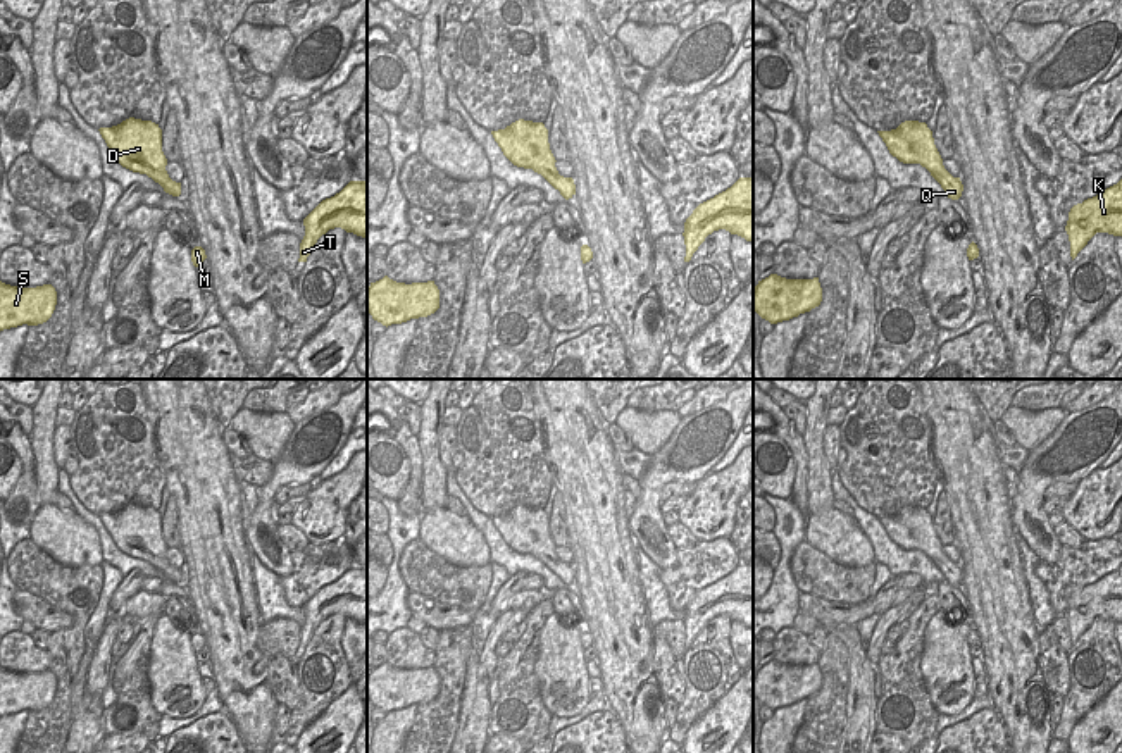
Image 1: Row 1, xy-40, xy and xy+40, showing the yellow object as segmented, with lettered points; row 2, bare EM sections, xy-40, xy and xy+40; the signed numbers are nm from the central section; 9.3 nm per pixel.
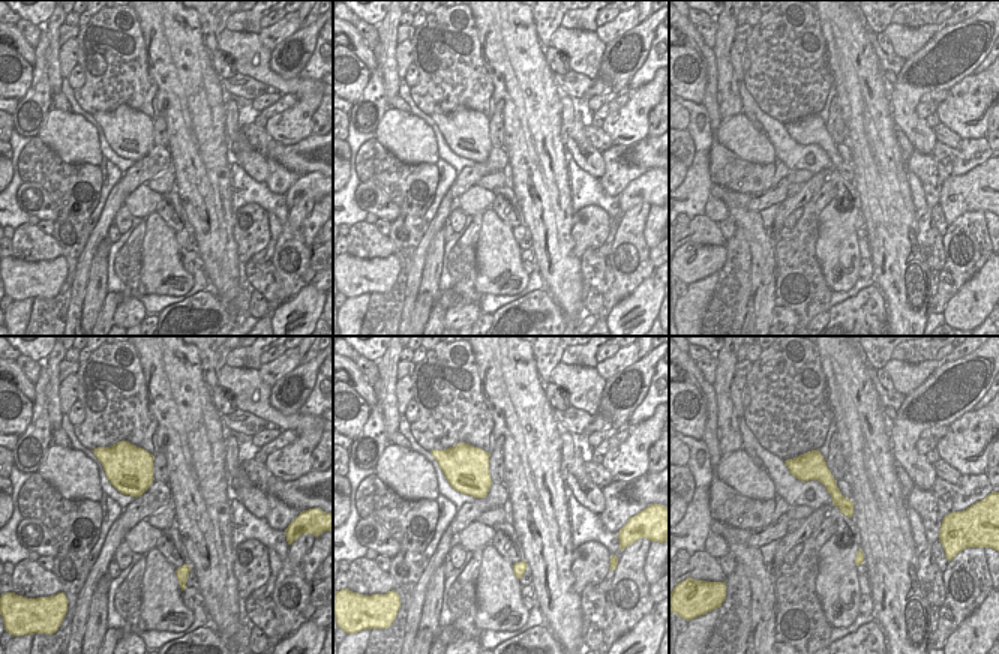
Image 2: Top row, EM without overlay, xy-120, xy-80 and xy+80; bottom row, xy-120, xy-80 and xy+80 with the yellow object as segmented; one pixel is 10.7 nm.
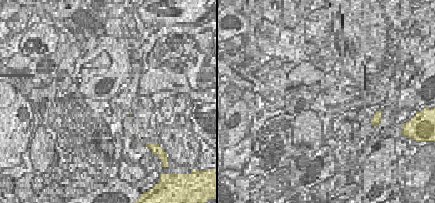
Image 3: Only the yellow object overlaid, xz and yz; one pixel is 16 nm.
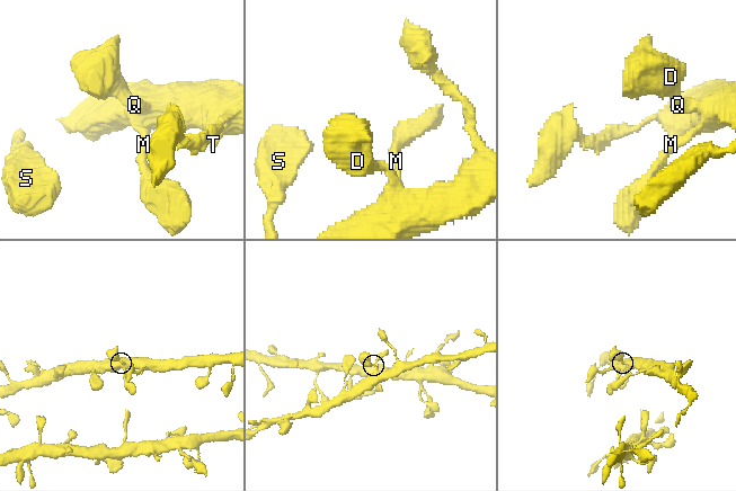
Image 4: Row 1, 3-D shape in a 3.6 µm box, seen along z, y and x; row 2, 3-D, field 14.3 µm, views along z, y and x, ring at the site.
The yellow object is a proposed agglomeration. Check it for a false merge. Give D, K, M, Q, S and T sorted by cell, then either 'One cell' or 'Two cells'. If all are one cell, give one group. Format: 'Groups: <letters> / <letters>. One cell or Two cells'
Groups: D K M Q S T. One cell

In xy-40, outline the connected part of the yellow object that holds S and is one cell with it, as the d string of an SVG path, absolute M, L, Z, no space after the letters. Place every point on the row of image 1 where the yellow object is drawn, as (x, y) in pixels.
M0 281L0 331L47 322L57 305L52 284L17 288Z

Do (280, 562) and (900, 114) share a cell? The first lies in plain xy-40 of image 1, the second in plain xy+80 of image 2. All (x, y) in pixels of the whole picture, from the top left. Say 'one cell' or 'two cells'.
one cell

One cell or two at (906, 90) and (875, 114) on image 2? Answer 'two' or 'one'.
two

